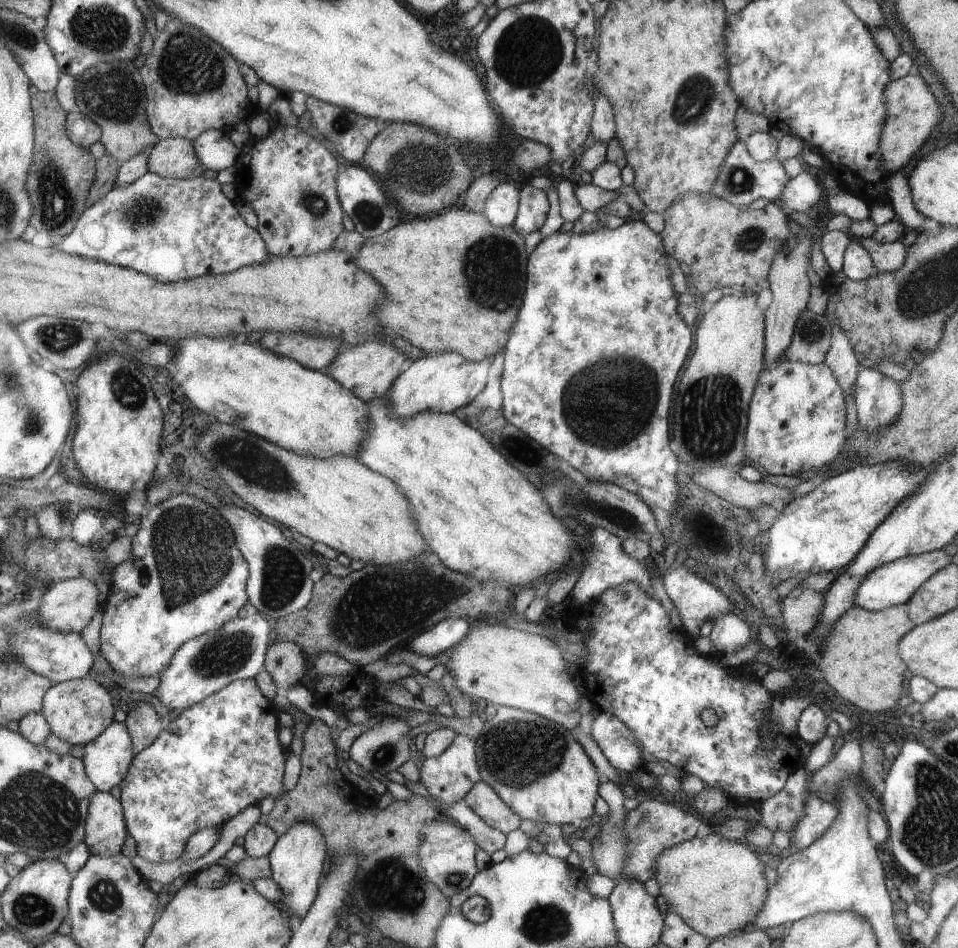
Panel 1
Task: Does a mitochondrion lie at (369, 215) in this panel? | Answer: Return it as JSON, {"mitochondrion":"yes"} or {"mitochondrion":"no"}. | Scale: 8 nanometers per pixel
{"mitochondrion":"yes"}

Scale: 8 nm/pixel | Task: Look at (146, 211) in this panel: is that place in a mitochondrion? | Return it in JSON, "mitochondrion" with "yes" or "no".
{"mitochondrion":"yes"}

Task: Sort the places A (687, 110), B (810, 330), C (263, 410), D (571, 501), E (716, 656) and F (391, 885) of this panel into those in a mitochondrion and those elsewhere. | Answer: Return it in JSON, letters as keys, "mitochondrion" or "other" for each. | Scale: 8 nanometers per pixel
{"A":"mitochondrion","B":"mitochondrion","C":"other","D":"mitochondrion","E":"other","F":"mitochondrion"}

